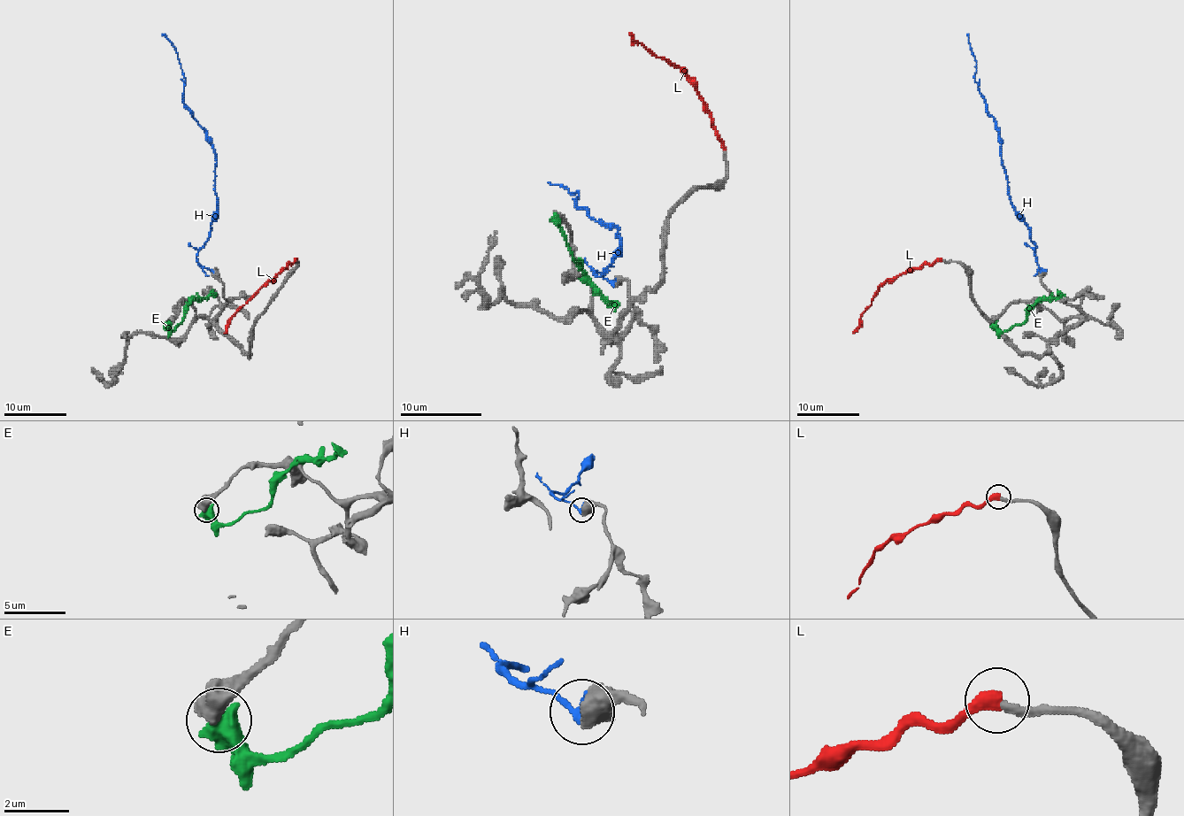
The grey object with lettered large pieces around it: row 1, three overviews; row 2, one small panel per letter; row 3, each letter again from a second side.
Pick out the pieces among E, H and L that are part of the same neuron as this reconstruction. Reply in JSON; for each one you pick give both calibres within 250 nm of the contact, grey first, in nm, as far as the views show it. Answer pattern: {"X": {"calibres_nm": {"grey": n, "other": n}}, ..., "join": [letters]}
{"L": {"calibres_nm": {"grey": 240, "other": 360}}, "join": ["L"]}

